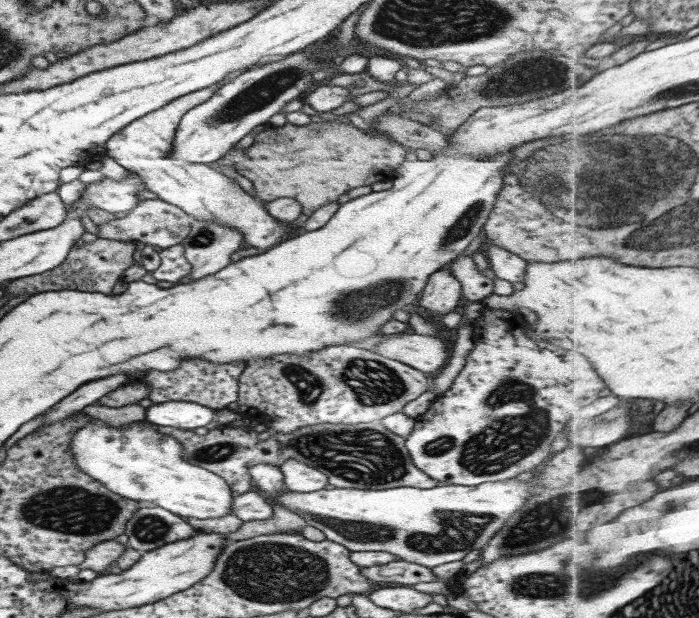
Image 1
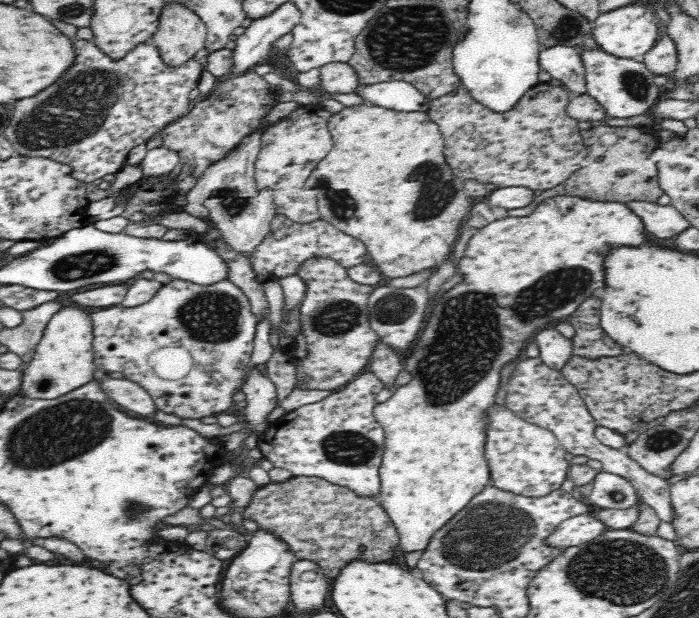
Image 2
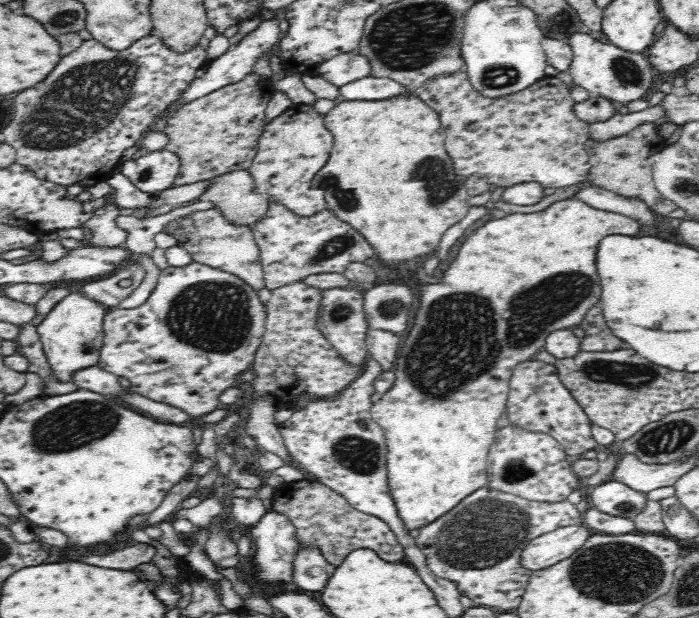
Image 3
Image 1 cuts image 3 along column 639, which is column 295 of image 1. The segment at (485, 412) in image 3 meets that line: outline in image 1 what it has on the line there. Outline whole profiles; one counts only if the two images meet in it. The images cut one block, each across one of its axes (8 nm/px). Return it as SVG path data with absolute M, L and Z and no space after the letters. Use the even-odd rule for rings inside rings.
M231 77L223 78L213 86L175 98L165 106L136 118L105 142L105 156L111 157L116 164L121 164L121 167L136 175L144 183L145 190L153 192L158 200L183 210L194 220L215 222L231 230L239 230L239 234L243 236L243 247L257 248L262 253L281 242L300 224L297 221L277 221L268 214L265 202L255 201L255 197L243 191L227 176L217 173L217 170L212 170L207 165L190 165L189 162L173 158L172 140L181 117L186 110L209 99L213 91L229 79Z

